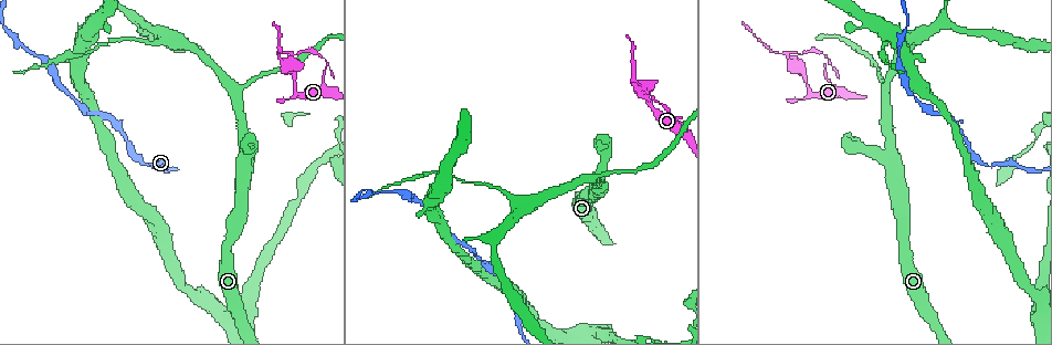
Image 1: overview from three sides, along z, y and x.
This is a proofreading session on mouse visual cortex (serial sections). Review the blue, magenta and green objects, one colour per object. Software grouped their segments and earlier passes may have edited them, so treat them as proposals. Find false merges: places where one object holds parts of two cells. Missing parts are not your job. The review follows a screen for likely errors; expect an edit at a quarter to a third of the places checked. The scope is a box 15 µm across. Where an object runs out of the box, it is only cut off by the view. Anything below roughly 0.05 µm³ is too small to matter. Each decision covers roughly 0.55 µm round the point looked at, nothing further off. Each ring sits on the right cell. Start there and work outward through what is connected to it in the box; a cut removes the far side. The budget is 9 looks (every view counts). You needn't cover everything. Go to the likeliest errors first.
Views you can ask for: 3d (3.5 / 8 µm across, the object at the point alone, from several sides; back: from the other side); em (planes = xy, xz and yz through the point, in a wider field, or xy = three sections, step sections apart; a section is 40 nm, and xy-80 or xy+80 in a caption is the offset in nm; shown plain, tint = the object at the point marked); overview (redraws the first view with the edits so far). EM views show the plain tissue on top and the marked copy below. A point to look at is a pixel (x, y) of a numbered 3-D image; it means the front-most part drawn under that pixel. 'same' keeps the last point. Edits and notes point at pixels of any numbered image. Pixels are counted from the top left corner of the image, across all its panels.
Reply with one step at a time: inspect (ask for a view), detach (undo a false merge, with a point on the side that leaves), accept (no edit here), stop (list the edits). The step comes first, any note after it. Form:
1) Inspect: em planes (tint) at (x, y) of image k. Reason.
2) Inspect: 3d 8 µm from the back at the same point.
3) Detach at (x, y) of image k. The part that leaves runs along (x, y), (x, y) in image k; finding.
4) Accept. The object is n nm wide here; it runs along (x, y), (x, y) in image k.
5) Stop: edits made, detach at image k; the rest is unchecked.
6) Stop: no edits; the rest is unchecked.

Inspect: 3d 8 µm at (887, 90) of image 1. Three arms meet.

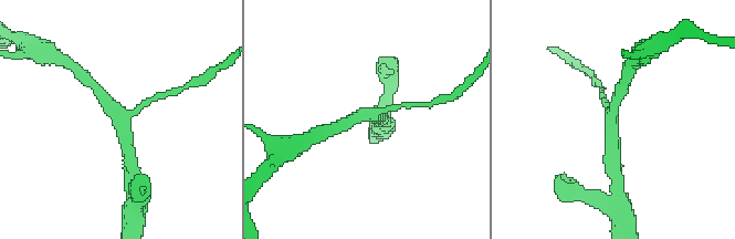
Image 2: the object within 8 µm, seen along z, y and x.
Inspect: 3d 3.5 µm at (370, 113) of image 2.

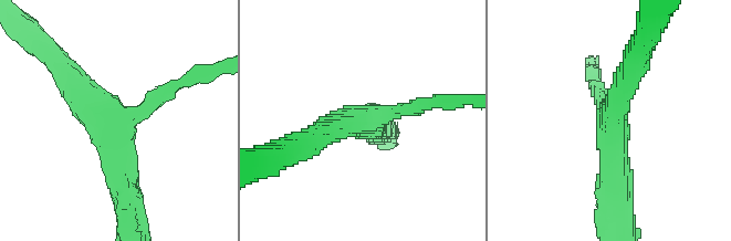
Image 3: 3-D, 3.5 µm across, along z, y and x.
Inspect: em xy step 2 (tint) at (119, 127) of image 3. 3 arms meet here; the arms are 200, 350, 400 nm wide; now the EM.

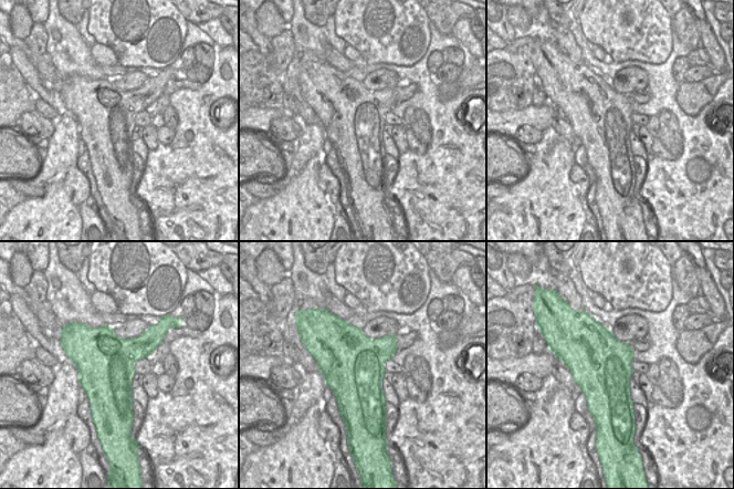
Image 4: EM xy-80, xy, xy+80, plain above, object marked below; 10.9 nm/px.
Accept. It runs along (127, 205), (117, 129), (66, 75) in image 3; continuous, no second cell.

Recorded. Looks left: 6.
Inspect: 3d 3.5 µm at (174, 35) of image 1.

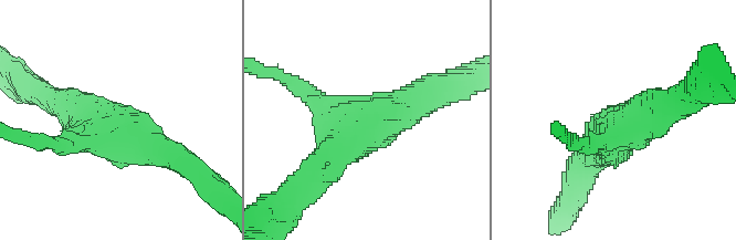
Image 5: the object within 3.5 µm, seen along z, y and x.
Inspect: em xy step 3 (tint) at (117, 123) of image 5. 3 arms meet here; the arms are 300, 450, 450 nm wide.

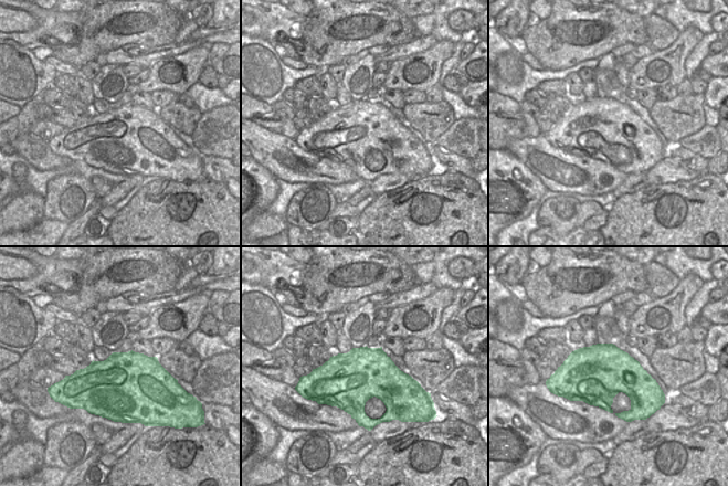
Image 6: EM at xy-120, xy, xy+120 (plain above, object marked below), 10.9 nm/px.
Accept. It runs along (423, 93), (379, 113), (315, 175) in image 5; continuous, no second cell.

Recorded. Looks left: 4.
Inspect: 3d 3.5 µm from the back at (79, 56) of image 1. A narrow waist.

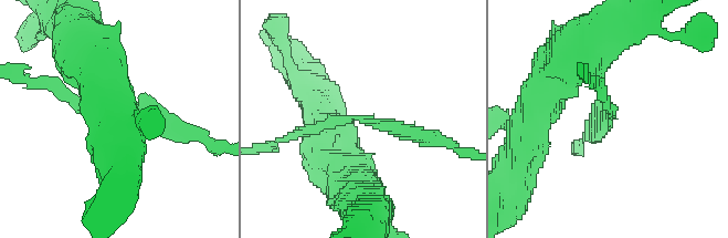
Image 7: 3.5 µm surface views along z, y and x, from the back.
Inspect: em xy step 5 (tint) at (611, 113) of image 7. The arms are 150, 250 nm wide.

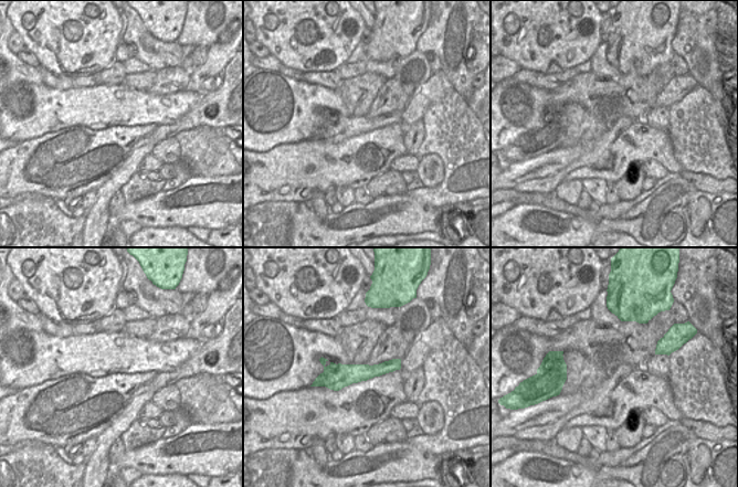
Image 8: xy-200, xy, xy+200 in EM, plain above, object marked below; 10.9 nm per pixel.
Inspect: em xy step 3 (tint) at the same point. Cut it another way.

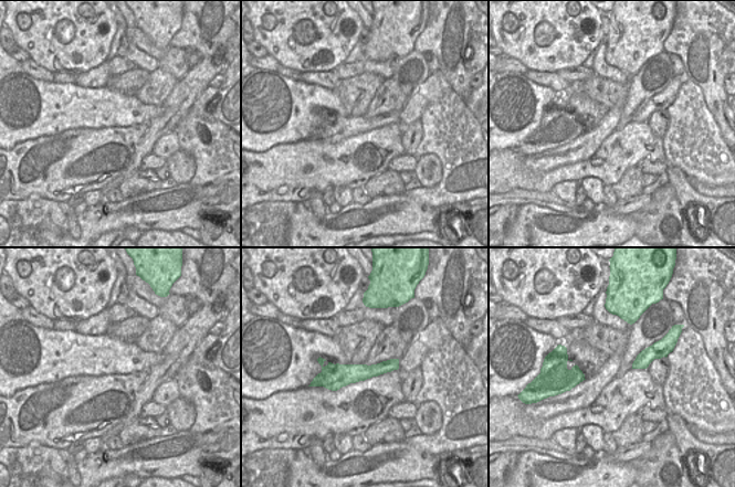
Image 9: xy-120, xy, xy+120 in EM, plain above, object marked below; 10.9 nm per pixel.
Accept. It runs along (48, 84), (177, 132) in image 7; continuous, no second cell.

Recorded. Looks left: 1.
Stop: no edits; the rest is unchecked.

